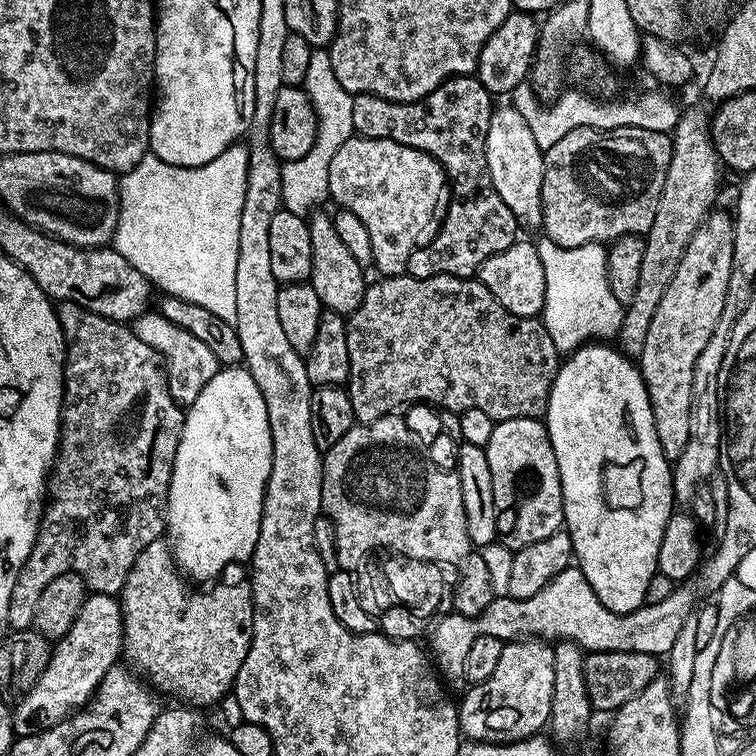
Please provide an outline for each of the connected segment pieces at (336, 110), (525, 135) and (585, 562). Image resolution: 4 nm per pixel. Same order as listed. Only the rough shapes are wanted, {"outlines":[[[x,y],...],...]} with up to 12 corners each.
{"outlines":[[[327,49],[304,83],[318,130],[281,167],[282,204],[307,217],[329,199],[330,162],[354,135],[352,93]],[[497,107],[484,145],[498,198],[539,229],[544,152],[526,118]],[[589,342],[546,423],[598,602],[638,610],[674,511],[637,361]]]}

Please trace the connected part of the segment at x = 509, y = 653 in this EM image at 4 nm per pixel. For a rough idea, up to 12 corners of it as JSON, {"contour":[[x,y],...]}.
{"contour":[[504,645],[459,701],[460,731],[512,744],[548,724],[554,647]]}

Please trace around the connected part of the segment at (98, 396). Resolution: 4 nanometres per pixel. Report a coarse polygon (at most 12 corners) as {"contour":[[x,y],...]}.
{"contour":[[69,300],[60,447],[8,627],[165,535],[185,409],[127,323]]}

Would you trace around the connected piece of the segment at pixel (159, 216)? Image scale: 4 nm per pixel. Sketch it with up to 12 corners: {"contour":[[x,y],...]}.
{"contour":[[248,148],[119,177],[111,247],[231,324]]}

